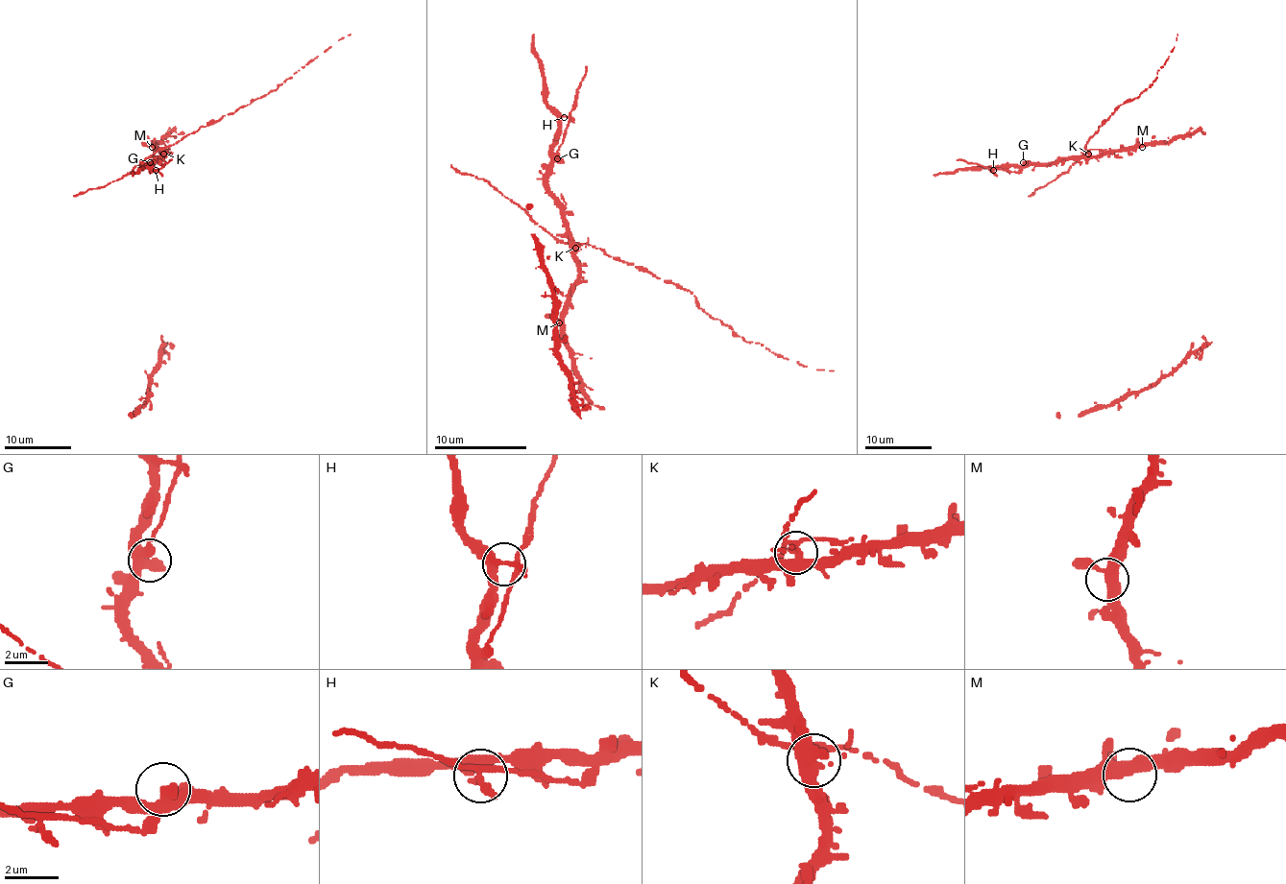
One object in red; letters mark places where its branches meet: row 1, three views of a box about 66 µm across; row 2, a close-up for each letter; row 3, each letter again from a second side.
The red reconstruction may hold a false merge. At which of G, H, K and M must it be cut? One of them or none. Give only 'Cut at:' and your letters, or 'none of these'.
Cut at: K

